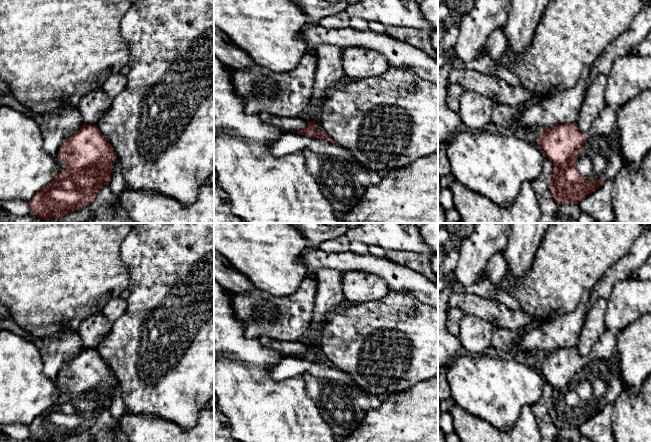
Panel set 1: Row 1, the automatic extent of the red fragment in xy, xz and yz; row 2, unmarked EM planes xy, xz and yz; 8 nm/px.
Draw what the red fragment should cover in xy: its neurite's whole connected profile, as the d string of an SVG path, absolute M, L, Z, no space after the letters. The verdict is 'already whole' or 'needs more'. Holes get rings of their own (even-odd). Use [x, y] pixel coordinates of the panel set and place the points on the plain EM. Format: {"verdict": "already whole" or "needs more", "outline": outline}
{"verdict": "already whole", "outline": "M83 348L79 355L63 366L57 381L67 389L29 425L30 439L61 442L90 429L101 412L109 409L116 378L97 349Z"}

